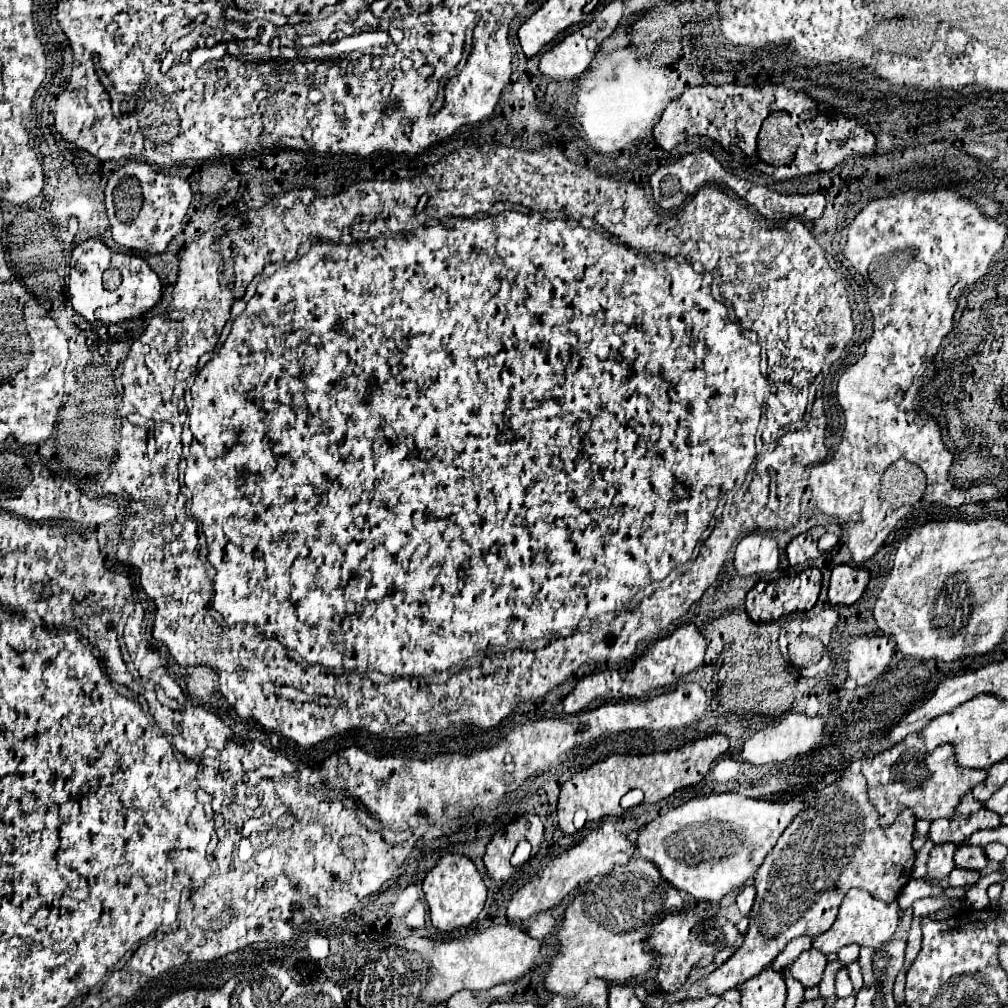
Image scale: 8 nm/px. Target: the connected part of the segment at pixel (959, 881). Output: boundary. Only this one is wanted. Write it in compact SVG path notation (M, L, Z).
M952 869L948 875L948 887L970 887L980 879L978 871L968 871L968 869Z

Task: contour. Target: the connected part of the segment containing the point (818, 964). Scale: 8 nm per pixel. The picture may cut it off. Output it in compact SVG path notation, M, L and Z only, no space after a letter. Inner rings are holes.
M808 949L802 951L800 957L790 965L790 973L796 981L800 981L806 989L820 985L820 979L824 977L824 967L826 967L826 955L820 953L818 949Z

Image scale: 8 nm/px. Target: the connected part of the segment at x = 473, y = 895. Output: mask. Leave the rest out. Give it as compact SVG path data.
M446 855L424 879L424 895L430 909L432 927L438 931L452 931L458 927L468 927L484 909L486 885L468 857Z

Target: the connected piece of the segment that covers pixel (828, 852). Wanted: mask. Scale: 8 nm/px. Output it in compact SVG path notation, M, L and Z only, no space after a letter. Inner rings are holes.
M846 773L838 781L816 789L754 875L758 893L744 945L714 973L692 983L684 991L684 1001L722 995L768 969L794 937L814 937L828 931L838 915L842 897L852 887L864 889L884 903L896 901L902 887L910 881L916 859L910 847L914 821L912 811L904 811L888 829L882 829L860 773Z

